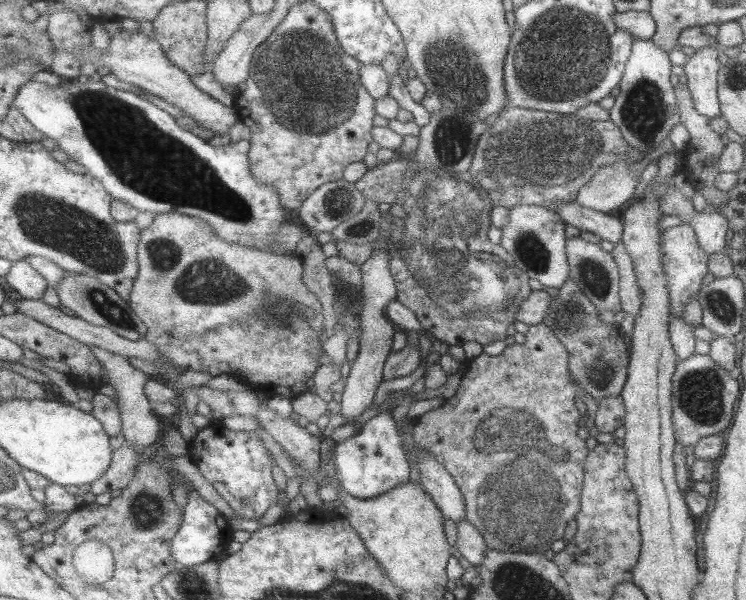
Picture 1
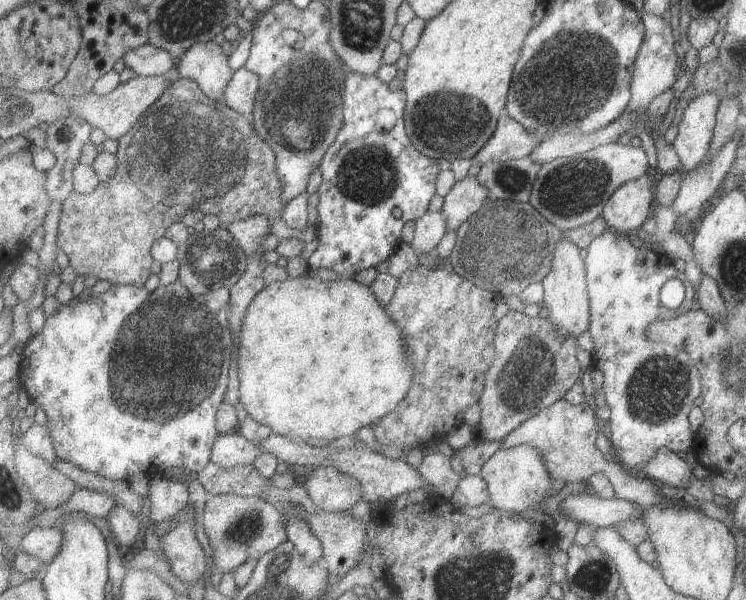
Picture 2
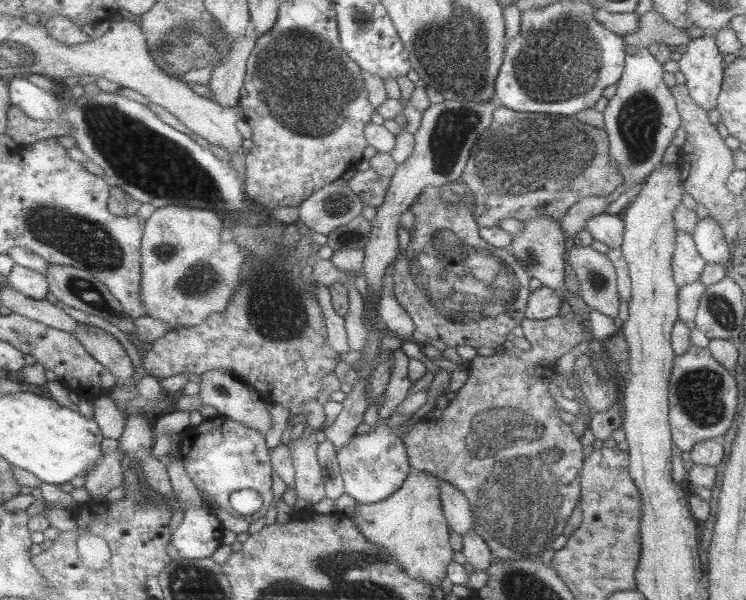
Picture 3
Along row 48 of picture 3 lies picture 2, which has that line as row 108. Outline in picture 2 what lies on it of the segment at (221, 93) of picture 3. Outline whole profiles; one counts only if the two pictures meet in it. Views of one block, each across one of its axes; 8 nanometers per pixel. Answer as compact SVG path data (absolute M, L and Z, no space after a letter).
M246 66L234 72L232 81L225 89L225 104L244 115L254 112L254 102L259 100L261 78Z

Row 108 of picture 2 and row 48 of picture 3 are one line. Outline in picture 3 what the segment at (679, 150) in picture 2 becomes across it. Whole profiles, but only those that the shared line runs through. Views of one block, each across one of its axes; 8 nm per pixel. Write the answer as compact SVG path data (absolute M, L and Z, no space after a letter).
M705 31L701 37L691 39L680 56L678 65L685 78L685 86L691 100L705 112L716 108L716 98L720 91L725 63L716 47L713 32Z

